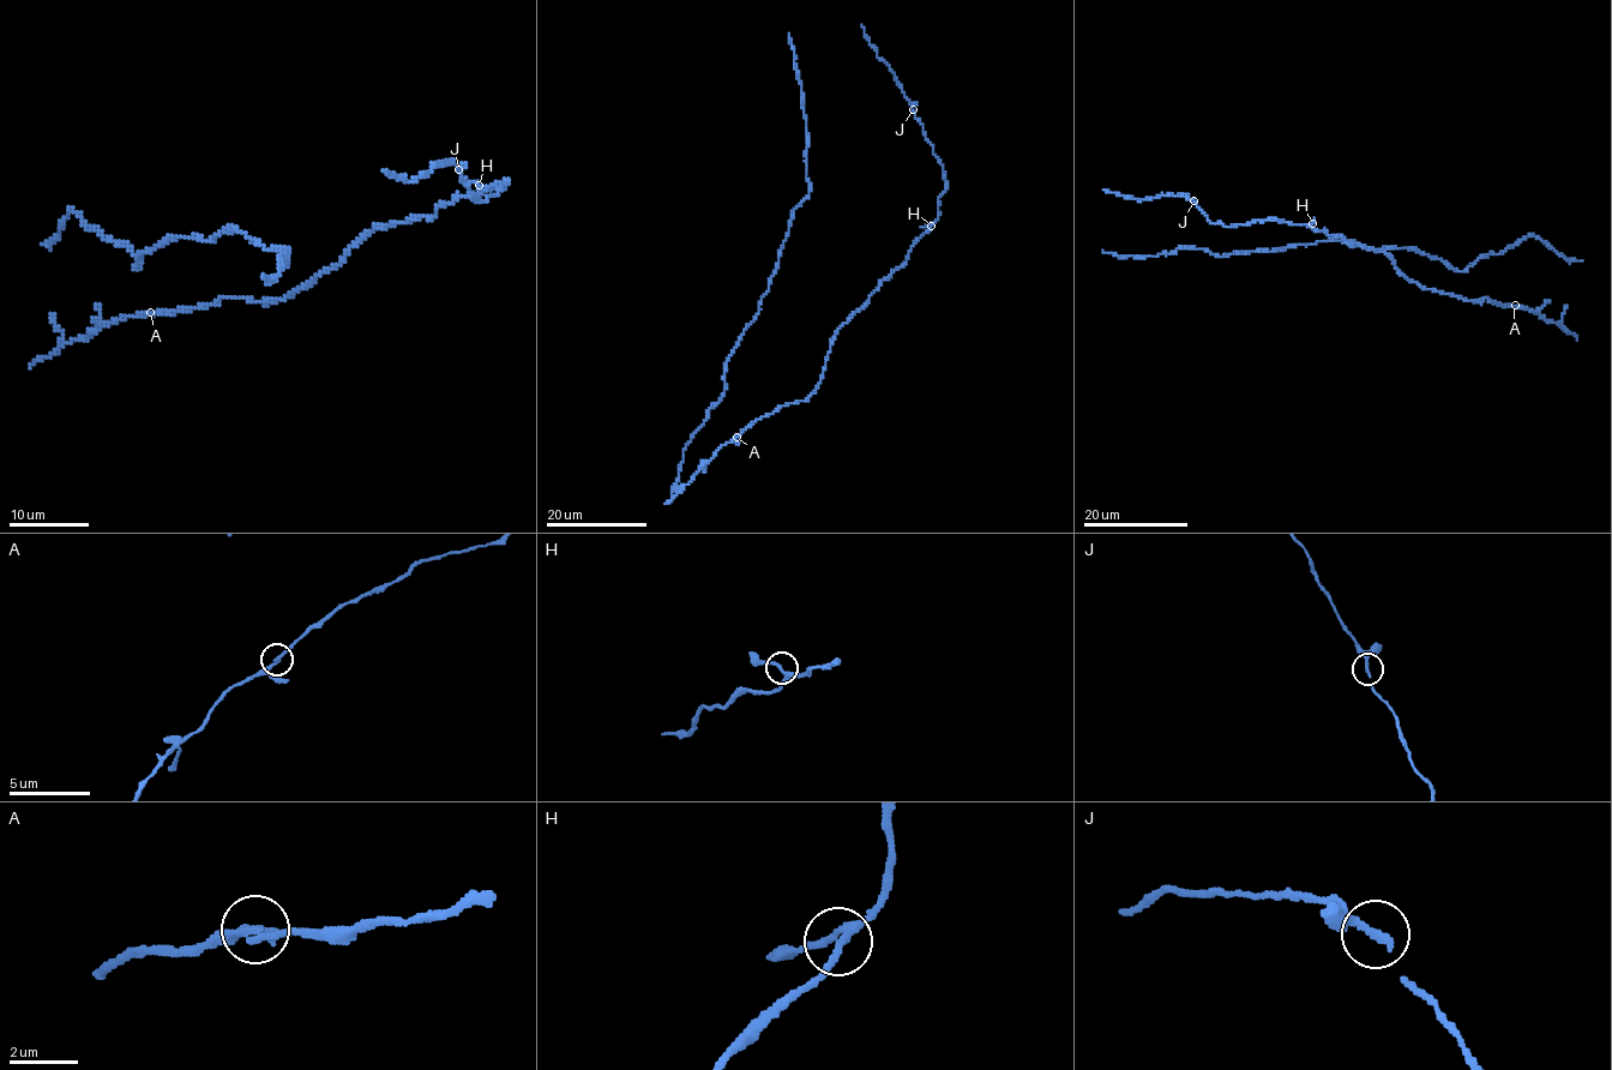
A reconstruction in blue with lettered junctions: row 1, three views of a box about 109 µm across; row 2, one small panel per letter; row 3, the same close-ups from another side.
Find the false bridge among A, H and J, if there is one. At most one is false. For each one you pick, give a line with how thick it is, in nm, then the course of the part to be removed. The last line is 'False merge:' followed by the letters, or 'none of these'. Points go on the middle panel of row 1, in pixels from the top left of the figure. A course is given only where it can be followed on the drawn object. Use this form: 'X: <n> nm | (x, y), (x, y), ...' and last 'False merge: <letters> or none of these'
False merge: none of these

